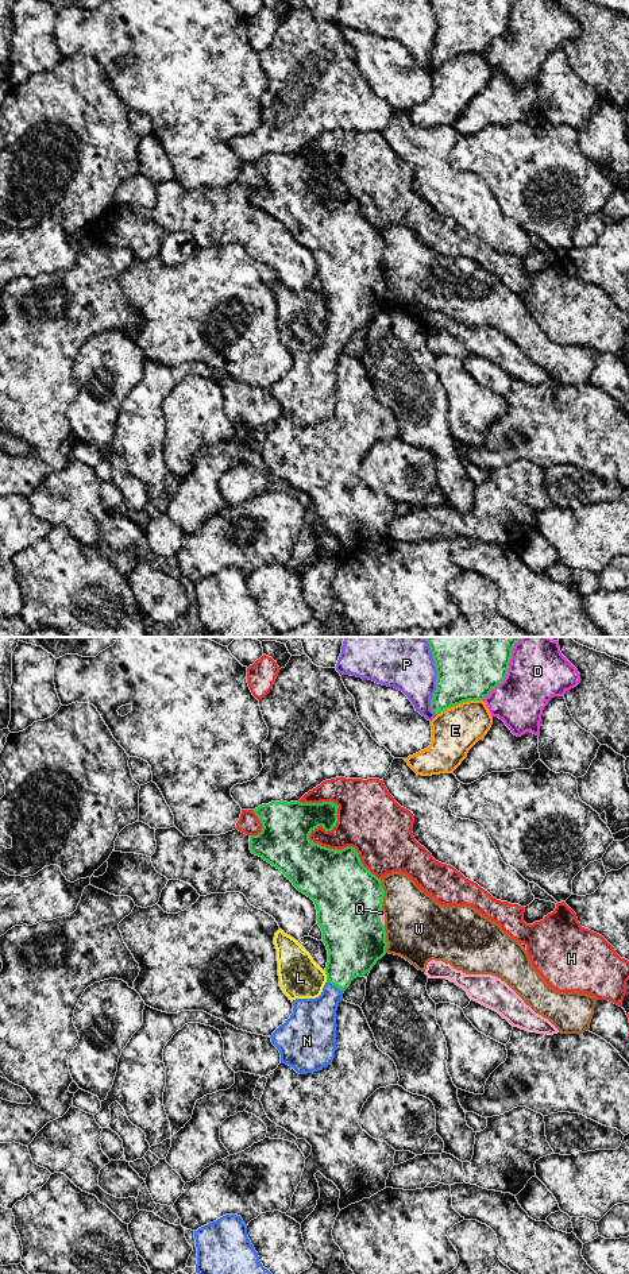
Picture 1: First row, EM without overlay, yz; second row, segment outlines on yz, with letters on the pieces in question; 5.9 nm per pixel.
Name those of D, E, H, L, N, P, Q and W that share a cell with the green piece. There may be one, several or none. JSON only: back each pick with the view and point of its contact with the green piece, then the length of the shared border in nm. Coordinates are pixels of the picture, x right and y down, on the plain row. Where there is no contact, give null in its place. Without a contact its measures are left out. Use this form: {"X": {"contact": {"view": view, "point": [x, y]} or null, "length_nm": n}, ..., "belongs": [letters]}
{"N": {"contact": {"view": "yz", "point": [335, 338]}, "length_nm": 120}, "belongs": ["N"]}

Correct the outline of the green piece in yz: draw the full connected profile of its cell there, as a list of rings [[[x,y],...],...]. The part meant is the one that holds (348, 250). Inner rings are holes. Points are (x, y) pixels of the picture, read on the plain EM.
[[[271,154],[254,162],[262,175],[262,184],[258,188],[250,188],[250,202],[265,213],[279,221],[293,238],[310,250],[317,262],[317,277],[323,283],[323,294],[328,302],[328,314],[325,320],[327,335],[323,344],[316,351],[293,352],[293,366],[282,378],[279,378],[271,390],[273,397],[281,405],[281,416],[292,418],[300,426],[314,425],[332,416],[336,402],[336,363],[343,352],[344,343],[356,329],[363,329],[373,321],[378,312],[386,306],[386,283],[381,274],[379,263],[385,243],[375,227],[373,227],[360,213],[355,200],[347,198],[341,202],[329,201],[309,192],[310,185],[321,178],[331,184],[337,175],[339,158],[333,154],[300,155],[300,154]]]

